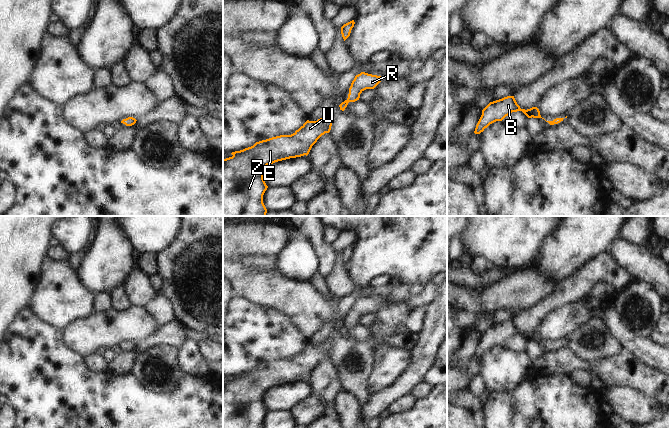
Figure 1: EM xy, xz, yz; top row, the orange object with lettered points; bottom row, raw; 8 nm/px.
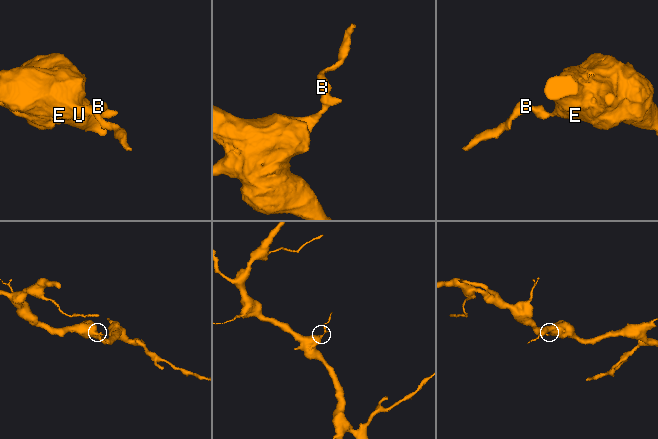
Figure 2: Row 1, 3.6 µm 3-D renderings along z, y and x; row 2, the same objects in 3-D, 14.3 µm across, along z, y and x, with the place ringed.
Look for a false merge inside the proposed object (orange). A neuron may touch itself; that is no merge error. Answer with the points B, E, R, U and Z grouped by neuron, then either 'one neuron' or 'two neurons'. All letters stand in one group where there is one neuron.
B E R U Z; one neuron

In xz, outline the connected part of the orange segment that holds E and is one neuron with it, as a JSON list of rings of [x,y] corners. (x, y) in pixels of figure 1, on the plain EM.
[[[330,336],[317,345],[307,344],[291,359],[280,359],[256,366],[253,370],[232,376],[232,381],[223,383],[223,428],[264,428],[263,419],[267,414],[263,394],[278,385],[308,379],[317,364],[329,357],[332,350]]]

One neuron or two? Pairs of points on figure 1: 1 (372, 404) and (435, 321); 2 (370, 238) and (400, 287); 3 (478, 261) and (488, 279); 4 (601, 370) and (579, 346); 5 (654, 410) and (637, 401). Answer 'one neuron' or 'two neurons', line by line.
1: one neuron
2: two neurons
3: two neurons
4: two neurons
5: one neuron

